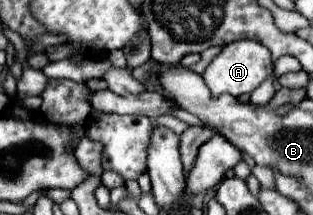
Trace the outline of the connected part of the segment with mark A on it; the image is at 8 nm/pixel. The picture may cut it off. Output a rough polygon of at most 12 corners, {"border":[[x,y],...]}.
{"border":[[229,43],[203,79],[213,95],[239,97],[271,73],[267,47]]}

